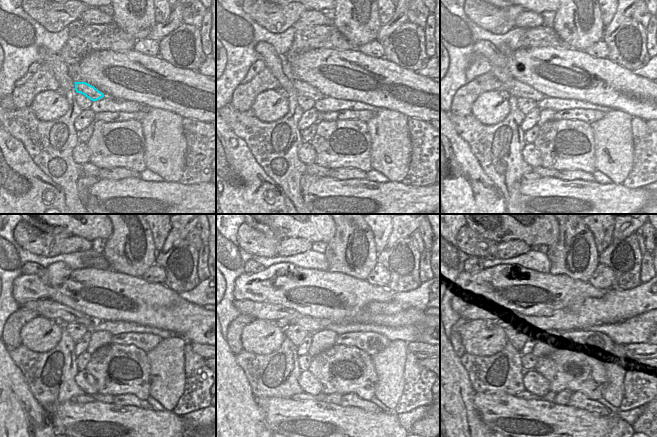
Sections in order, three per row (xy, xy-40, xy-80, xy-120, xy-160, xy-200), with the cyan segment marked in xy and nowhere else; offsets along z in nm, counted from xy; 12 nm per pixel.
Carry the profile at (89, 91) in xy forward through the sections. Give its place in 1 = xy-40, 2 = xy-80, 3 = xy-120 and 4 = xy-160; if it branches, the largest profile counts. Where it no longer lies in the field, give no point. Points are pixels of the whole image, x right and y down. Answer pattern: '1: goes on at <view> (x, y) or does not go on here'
1: goes on at xy-40 (302, 88)
2: goes on at xy-80 (515, 88)
3: goes on at xy-120 (46, 308)
4: goes on at xy-160 (258, 310)

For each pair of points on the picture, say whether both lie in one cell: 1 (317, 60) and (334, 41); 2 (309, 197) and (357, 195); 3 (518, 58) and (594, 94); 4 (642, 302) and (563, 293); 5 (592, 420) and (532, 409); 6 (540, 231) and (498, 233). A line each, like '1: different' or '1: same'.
1: different
2: same
3: same
4: different
5: same
6: same

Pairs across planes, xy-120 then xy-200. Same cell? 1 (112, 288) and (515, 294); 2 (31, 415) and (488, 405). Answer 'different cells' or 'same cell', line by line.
1: same cell
2: different cells

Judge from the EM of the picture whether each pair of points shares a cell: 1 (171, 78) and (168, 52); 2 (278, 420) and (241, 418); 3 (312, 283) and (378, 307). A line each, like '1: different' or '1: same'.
1: different
2: different
3: different

